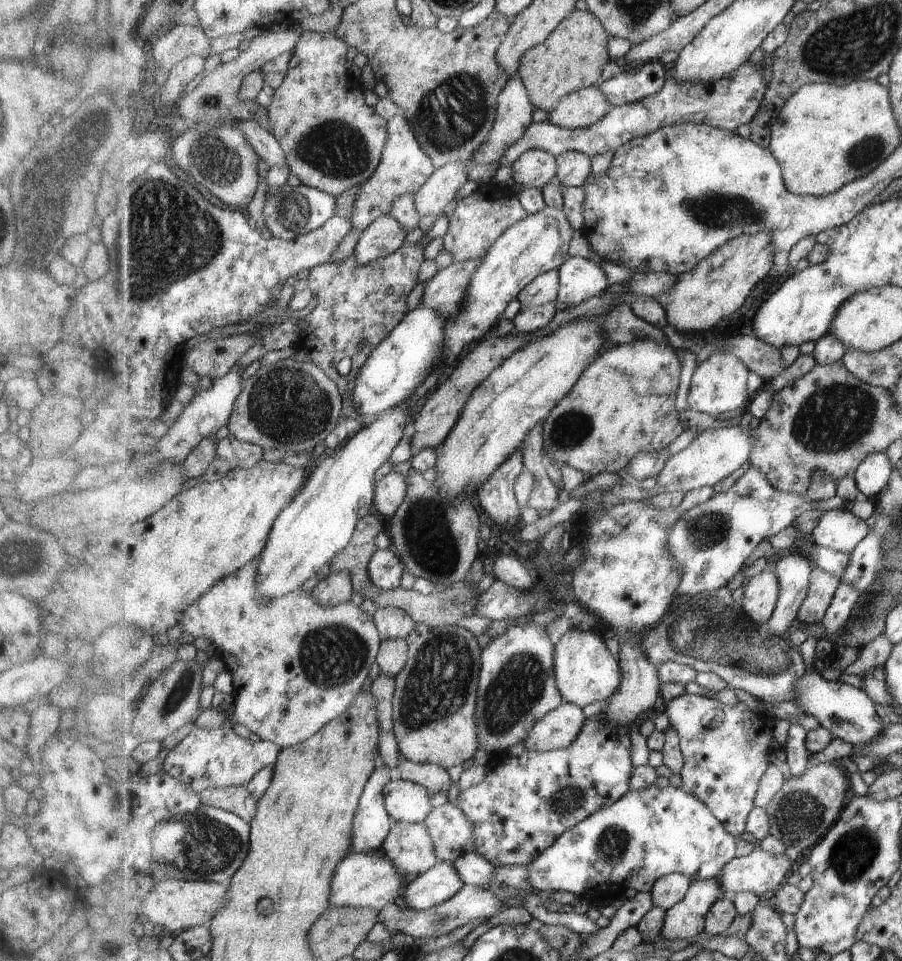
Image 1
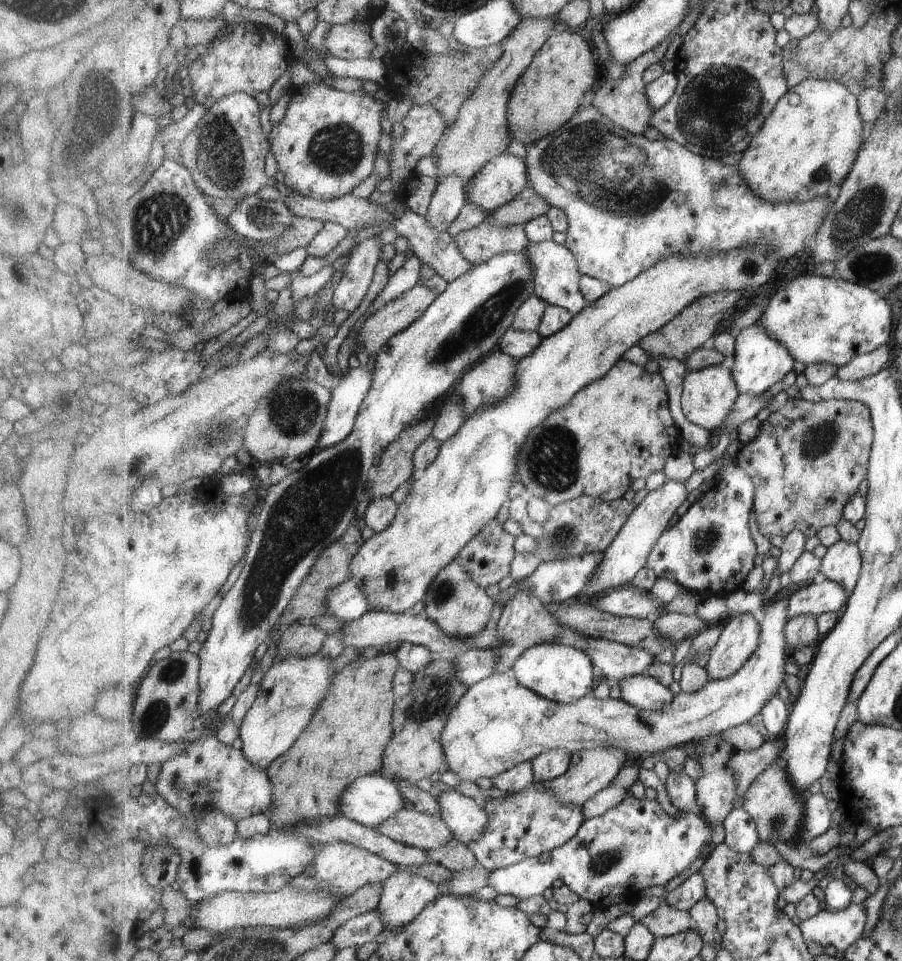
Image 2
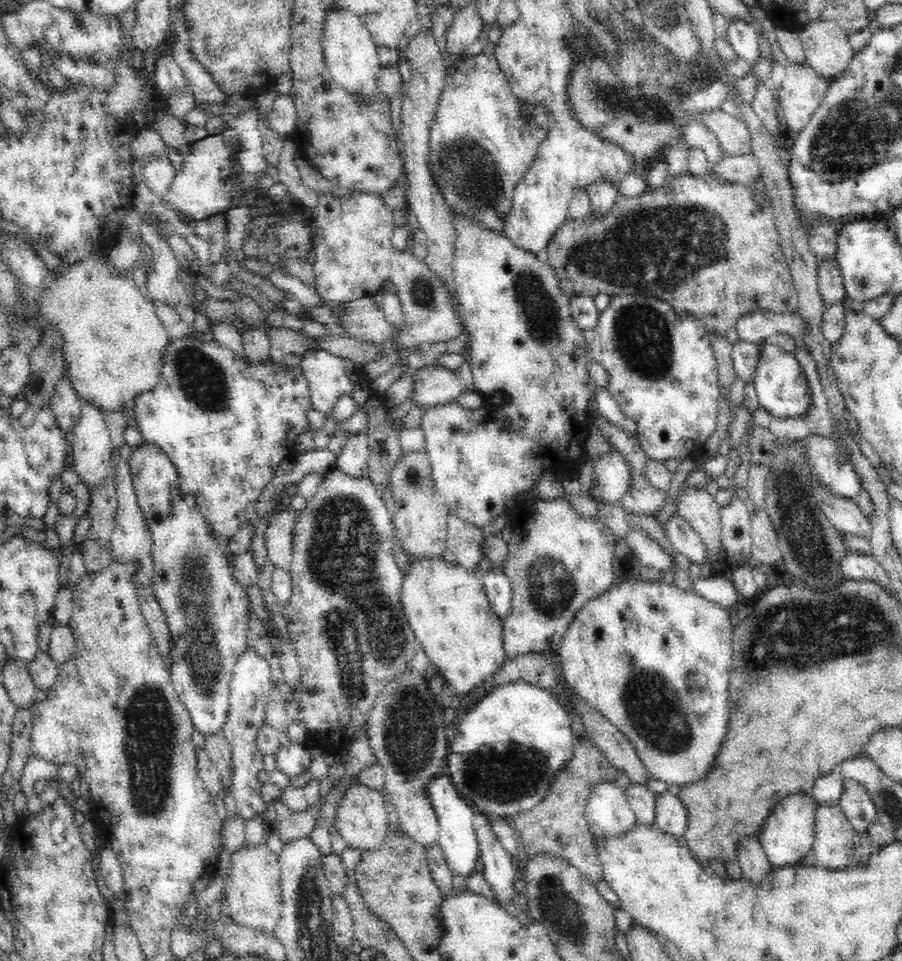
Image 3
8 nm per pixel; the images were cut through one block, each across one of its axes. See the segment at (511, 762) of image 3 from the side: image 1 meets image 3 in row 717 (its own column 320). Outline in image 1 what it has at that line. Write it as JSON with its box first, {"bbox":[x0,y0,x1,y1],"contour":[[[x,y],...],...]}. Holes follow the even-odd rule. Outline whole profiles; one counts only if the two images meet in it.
{"bbox":[257,408,412,598],"contour":[[[397,408],[393,416],[387,416],[387,420],[380,417],[377,422],[373,420],[373,426],[371,426],[371,428],[369,428],[369,426],[363,428],[359,434],[355,434],[351,440],[347,440],[347,444],[343,444],[340,448],[335,448],[331,455],[323,459],[314,470],[308,474],[308,481],[305,482],[305,486],[301,488],[301,492],[293,498],[293,502],[291,502],[291,504],[281,512],[280,516],[277,517],[275,525],[273,525],[272,534],[268,537],[267,546],[265,546],[265,550],[263,550],[259,556],[259,560],[261,560],[261,562],[259,562],[259,574],[257,574],[257,594],[259,594],[259,598],[283,598],[287,596],[287,594],[299,590],[301,586],[305,584],[306,580],[309,580],[309,578],[313,576],[317,576],[317,572],[319,572],[325,564],[330,564],[337,554],[349,546],[353,535],[356,533],[357,523],[361,518],[372,513],[371,509],[373,509],[375,502],[377,484],[375,481],[375,472],[391,458],[391,452],[399,446],[399,440],[403,440],[403,436],[407,436],[410,432],[412,426],[409,420],[411,420],[411,416],[409,416],[409,410],[407,410],[407,408]]]}

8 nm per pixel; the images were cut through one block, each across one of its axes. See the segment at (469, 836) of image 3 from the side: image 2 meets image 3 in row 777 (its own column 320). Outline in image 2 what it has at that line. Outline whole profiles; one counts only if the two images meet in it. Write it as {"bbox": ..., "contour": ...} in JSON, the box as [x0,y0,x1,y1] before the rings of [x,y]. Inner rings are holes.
{"bbox":[317,363,372,451],"contour":[[[368,363],[341,376],[340,383],[332,390],[332,401],[317,451],[333,448],[349,438],[356,425],[362,402],[372,389],[372,370],[372,364]]]}

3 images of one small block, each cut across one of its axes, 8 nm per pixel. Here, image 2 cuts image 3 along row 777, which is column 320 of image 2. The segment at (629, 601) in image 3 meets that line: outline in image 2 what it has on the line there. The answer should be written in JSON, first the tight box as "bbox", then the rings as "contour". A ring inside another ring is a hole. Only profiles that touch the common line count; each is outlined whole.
{"bbox":[239,653,335,770],"contour":[[[320,653],[309,658],[291,654],[285,660],[275,659],[260,681],[256,699],[239,727],[245,758],[259,770],[267,770],[276,758],[283,756],[311,724],[313,715],[329,694],[335,674],[335,662]]]}

